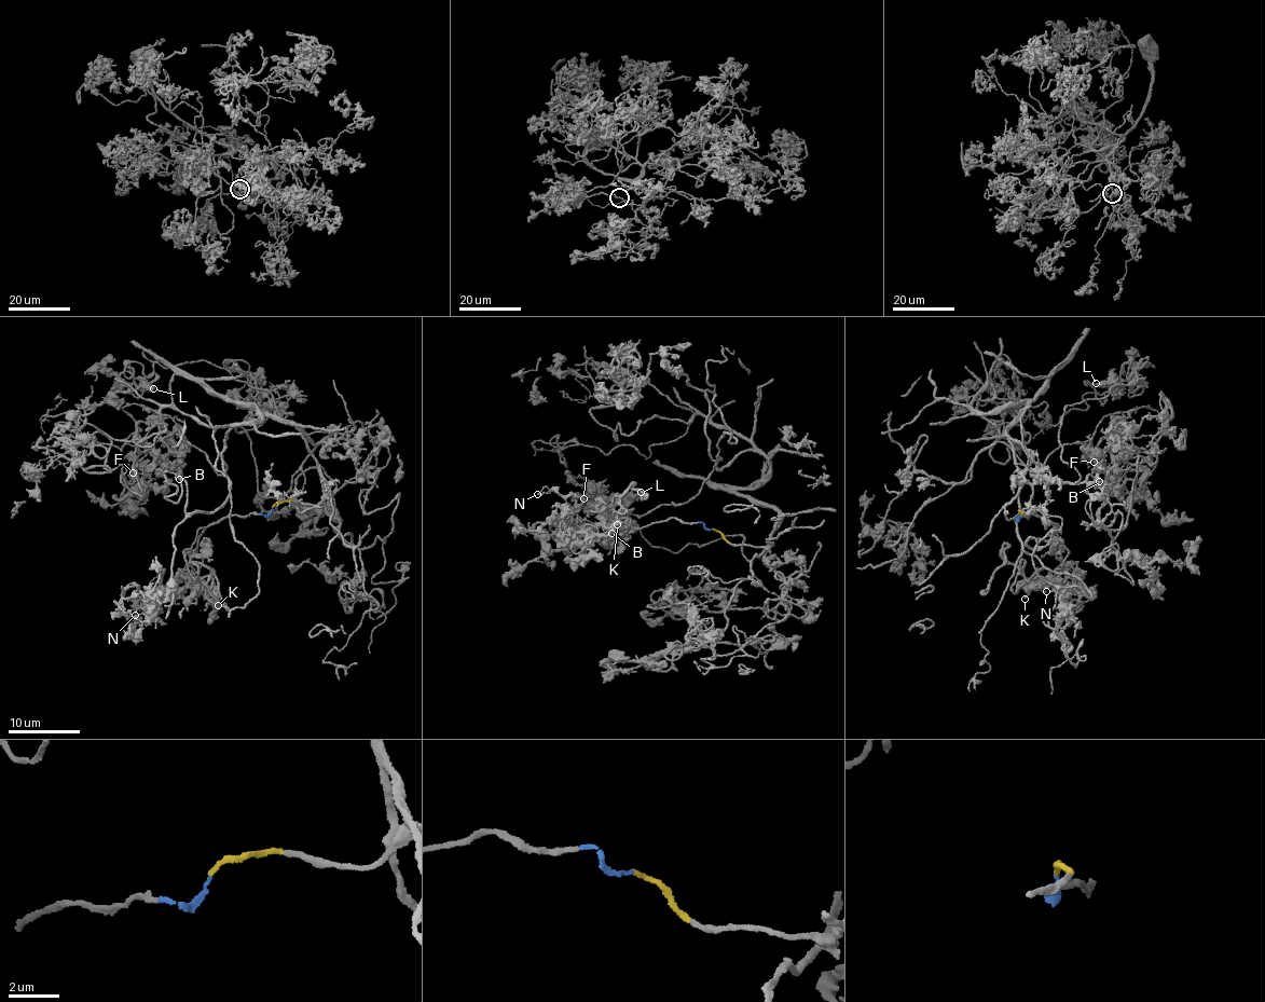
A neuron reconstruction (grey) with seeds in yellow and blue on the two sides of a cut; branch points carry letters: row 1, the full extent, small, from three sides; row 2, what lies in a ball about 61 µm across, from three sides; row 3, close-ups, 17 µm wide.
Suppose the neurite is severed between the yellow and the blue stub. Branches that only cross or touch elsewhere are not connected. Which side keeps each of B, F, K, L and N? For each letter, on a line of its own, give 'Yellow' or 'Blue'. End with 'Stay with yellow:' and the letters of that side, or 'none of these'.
B: Yellow
F: Yellow
K: Blue
L: Yellow
N: Blue
Stay with yellow: B, F, L

